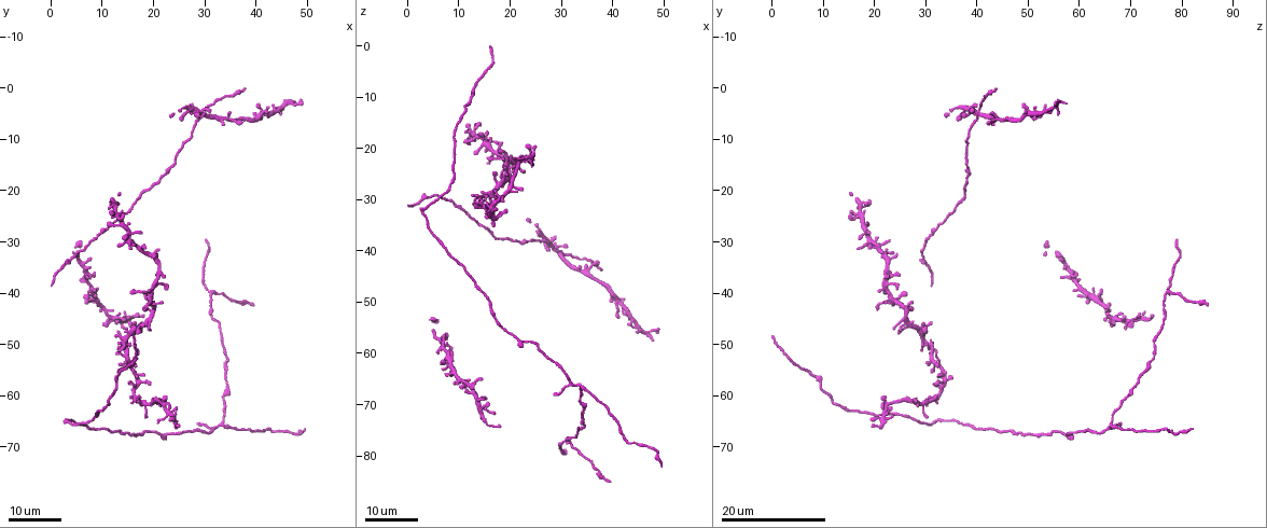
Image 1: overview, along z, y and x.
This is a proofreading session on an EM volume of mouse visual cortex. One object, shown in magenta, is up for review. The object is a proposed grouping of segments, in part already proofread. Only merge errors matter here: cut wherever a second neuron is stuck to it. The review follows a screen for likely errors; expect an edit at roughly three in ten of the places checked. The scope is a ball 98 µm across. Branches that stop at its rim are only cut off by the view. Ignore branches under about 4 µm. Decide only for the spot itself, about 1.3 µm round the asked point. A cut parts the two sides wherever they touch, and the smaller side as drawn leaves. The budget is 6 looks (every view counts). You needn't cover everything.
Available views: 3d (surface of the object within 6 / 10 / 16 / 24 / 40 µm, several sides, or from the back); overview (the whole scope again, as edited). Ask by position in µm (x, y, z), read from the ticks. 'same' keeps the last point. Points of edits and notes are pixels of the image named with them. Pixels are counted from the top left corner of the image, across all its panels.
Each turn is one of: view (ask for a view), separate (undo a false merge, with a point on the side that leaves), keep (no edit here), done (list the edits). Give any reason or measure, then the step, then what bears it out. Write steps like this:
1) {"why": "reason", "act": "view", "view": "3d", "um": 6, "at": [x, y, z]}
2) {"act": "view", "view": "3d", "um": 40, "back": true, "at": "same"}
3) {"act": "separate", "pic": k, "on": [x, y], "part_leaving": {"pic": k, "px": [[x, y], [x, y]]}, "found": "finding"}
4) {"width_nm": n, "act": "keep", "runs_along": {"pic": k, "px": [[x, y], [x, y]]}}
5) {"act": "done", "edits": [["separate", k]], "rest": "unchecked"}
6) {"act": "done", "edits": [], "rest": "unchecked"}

{"why": "three arms meet", "act": "view", "view": "3d", "um": 16, "at": [33.0, 65.5, 66.5]}

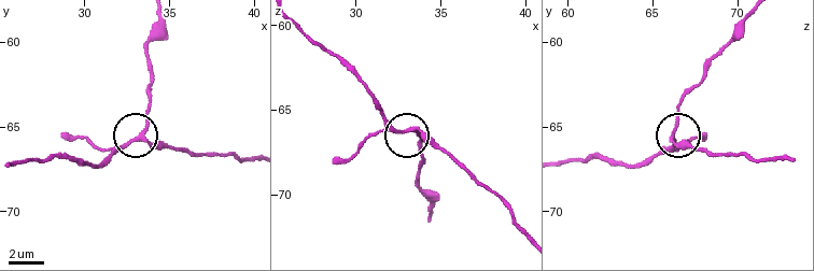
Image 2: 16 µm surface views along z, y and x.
{"act": "view", "view": "3d", "um": 6, "at": [33.6, 65.6, 66.1]}

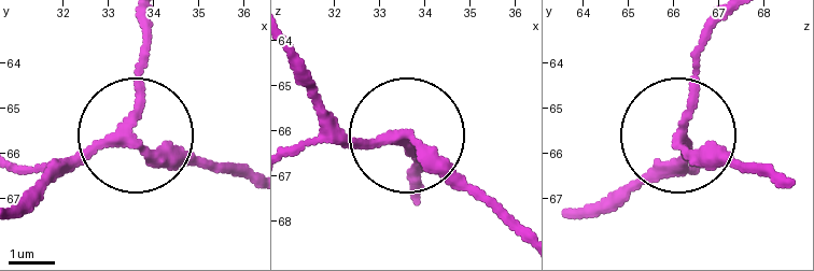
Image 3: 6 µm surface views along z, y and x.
{"act": "keep", "runs_along": {"pic": 3, "px": [[290, 57], [340, 127], [421, 142], [499, 215]]}, "found": "all the same neuron"}

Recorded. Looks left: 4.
{"why": "three arms meet", "act": "view", "view": "3d", "um": 24, "at": [16.5, 30.5, 21.0]}

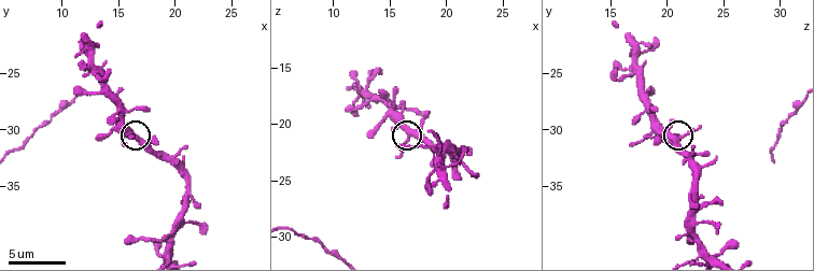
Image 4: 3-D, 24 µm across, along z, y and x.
{"act": "view", "view": "3d", "um": 10, "at": [16.6, 30.8, 21.2]}

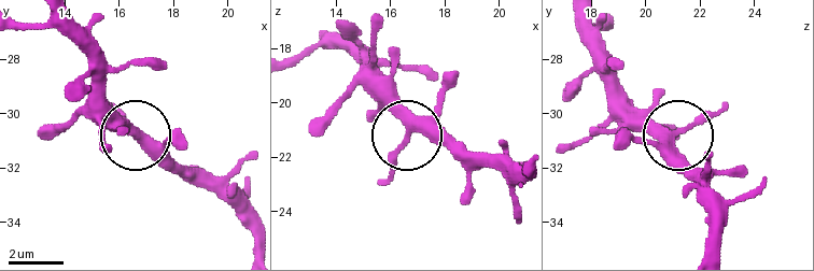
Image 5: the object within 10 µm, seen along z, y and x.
{"side_arm_um": 15, "arms": 3, "act": "keep", "found": "one neuron here"}

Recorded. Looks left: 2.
{"act": "view", "view": "3d", "um": 16, "at": [10.0, 28.0, 31.4]}

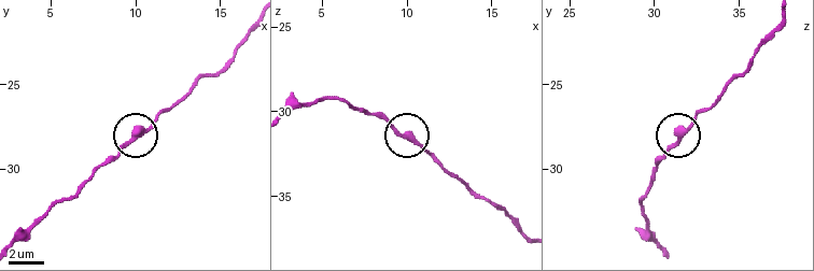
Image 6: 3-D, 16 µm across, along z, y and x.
{"why": "zoom in", "act": "view", "view": "3d", "um": 6, "at": [10.0, 27.8, 31.5]}

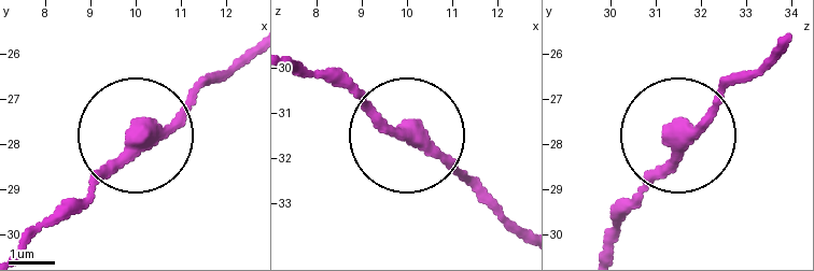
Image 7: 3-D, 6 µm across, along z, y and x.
{"width_nm": 340, "act": "keep", "found": "continuous, no second neuron"}

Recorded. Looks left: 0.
{"act": "done", "edits": [], "rest": "unchecked"}

